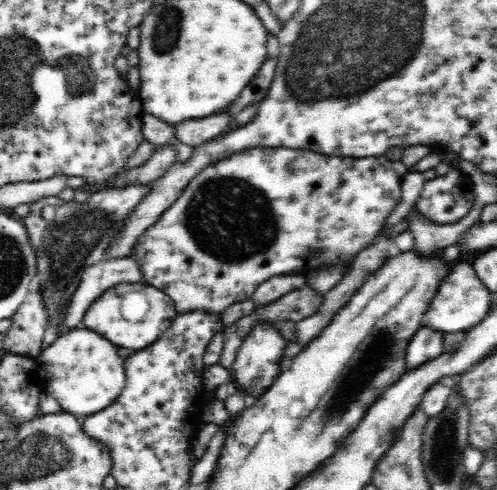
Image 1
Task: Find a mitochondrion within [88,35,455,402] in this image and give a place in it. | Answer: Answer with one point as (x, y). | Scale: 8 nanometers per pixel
(234, 211)

